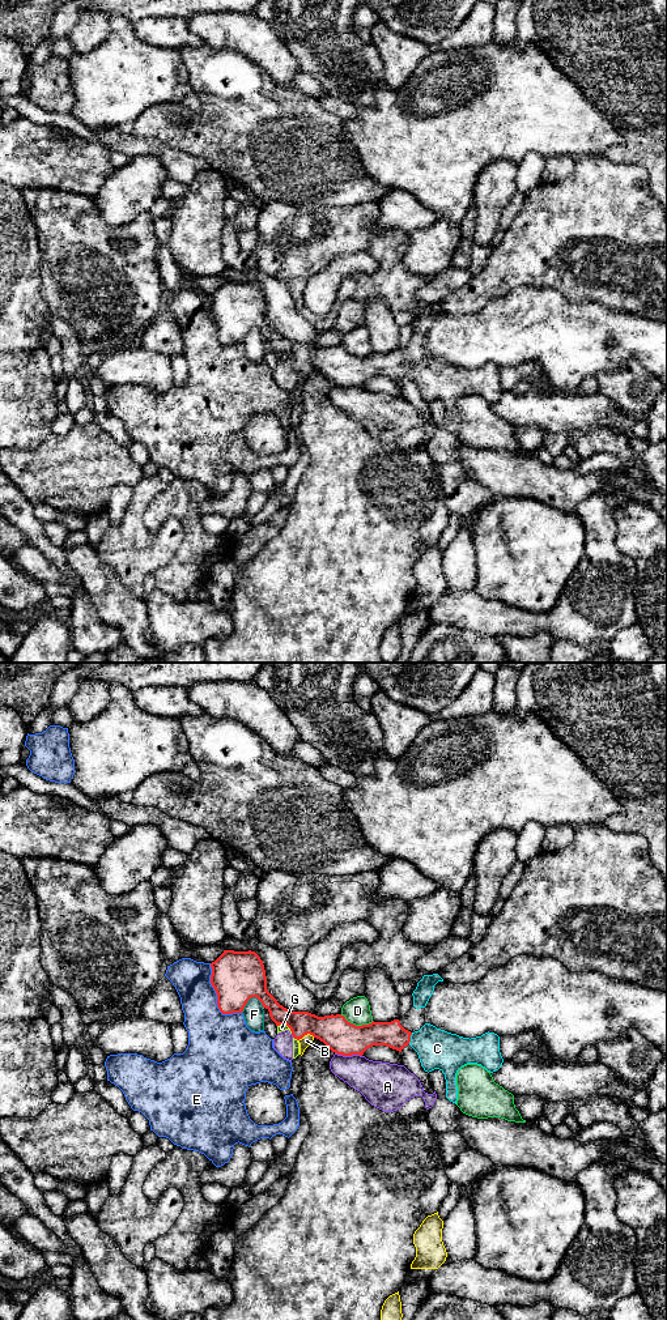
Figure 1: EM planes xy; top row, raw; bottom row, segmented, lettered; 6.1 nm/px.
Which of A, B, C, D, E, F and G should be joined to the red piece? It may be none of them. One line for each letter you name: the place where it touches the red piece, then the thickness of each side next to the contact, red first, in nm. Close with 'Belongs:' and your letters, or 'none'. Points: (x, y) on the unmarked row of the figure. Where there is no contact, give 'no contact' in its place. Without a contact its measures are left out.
C: meets red in xy at (410, 369); 160 nm thick on the red side, 240 nm on the other
Belongs: C

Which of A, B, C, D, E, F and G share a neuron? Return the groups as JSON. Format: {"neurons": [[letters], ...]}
{"neurons": [["A", "G"], ["B"], ["C"], ["D"], ["E"], ["F"]]}

